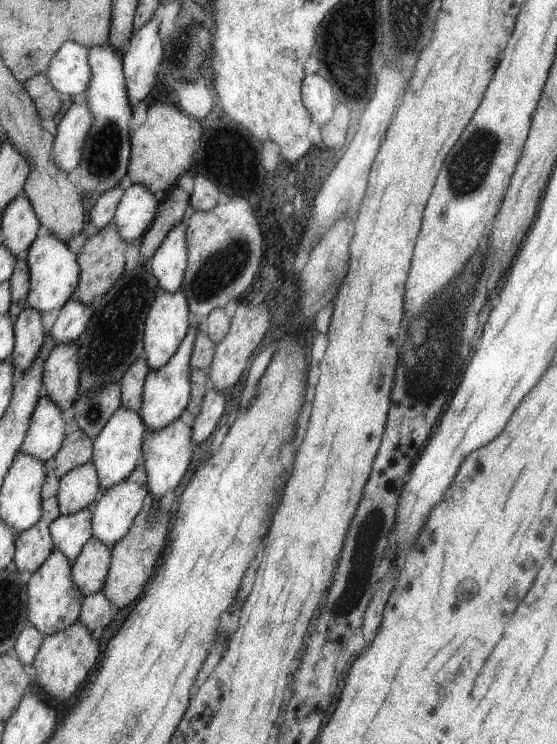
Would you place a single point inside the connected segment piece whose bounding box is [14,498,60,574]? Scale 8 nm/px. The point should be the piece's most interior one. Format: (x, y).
(33, 548)

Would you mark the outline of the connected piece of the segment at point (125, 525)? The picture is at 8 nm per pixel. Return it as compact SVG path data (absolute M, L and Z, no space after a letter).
M142 465L136 468L123 483L105 490L104 496L90 507L94 538L103 541L111 549L118 544L134 526L135 520L138 518L140 510L142 510L142 502L144 502L148 490L147 469Z

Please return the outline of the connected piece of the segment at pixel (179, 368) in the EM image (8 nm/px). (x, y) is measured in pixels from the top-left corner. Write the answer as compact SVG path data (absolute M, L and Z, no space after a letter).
M192 326L174 358L166 367L151 370L142 392L142 407L139 414L147 424L147 432L162 430L175 423L190 406L191 401L191 355L195 349L196 336L201 327Z

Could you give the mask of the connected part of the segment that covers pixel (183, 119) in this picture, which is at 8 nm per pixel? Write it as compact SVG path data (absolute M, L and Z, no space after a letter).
M158 102L147 110L142 126L132 134L132 157L128 178L132 184L146 185L151 192L170 190L178 176L194 164L194 148L202 136L202 126L176 106Z

